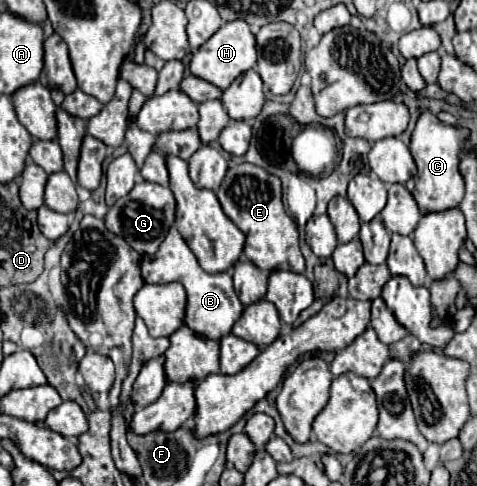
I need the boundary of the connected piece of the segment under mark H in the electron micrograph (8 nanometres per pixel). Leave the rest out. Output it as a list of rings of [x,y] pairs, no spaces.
[[[235,19],[231,23],[225,23],[207,43],[203,43],[197,51],[193,51],[189,69],[195,77],[205,79],[213,83],[219,89],[227,89],[235,77],[239,77],[243,71],[251,69],[257,63],[257,51],[255,51],[255,37],[243,19]]]

